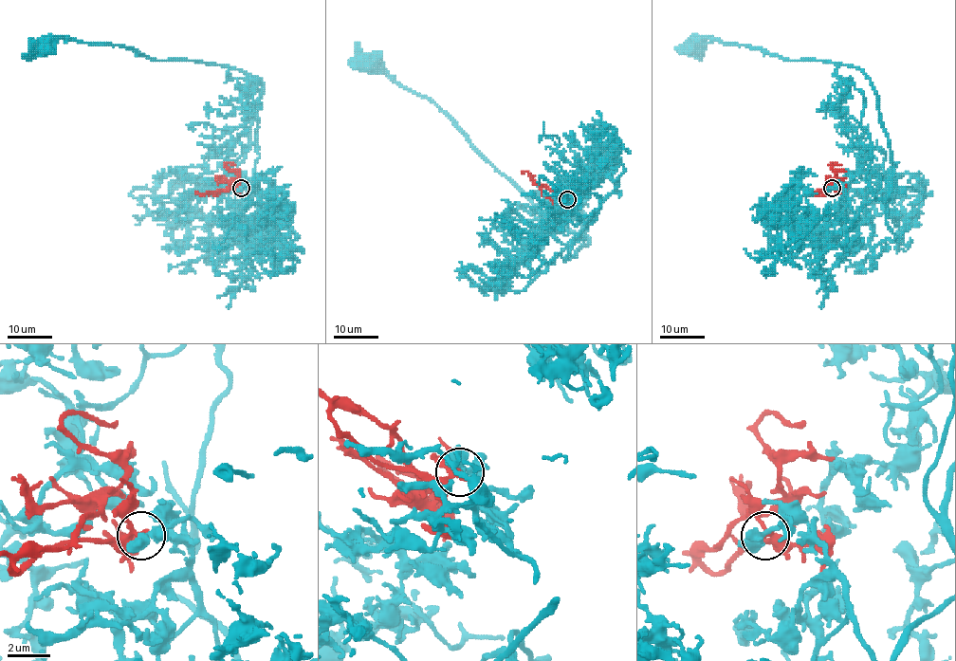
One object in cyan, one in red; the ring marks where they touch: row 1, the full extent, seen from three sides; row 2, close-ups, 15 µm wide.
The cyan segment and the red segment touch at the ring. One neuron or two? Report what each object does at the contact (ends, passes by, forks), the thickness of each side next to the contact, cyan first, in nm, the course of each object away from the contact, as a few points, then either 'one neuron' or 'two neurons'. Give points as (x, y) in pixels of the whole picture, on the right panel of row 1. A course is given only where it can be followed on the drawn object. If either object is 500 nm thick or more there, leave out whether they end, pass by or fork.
cyan passes by; red passes by; calibres 440 and 200 nm; course cyan (832, 187), (857, 218), (847, 231), (891, 189), (869, 79), (708, 36), (694, 43); course red (832, 187), (823, 195), (819, 193), (827, 184), (836, 180), (831, 164), (840, 165); one neuron

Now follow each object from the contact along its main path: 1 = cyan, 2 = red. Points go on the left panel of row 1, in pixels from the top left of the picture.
1: (241, 187), (251, 191), (267, 231), (239, 189), (258, 79), (119, 45), (63, 36), (44, 43)
2: (241, 187), (214, 193), (225, 191), (237, 176), (225, 164), (235, 165)

